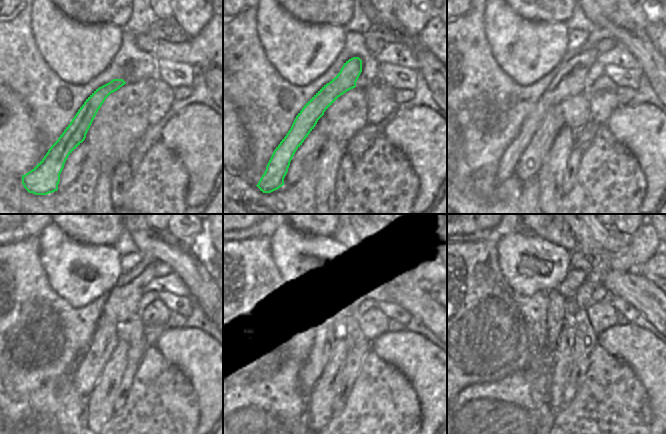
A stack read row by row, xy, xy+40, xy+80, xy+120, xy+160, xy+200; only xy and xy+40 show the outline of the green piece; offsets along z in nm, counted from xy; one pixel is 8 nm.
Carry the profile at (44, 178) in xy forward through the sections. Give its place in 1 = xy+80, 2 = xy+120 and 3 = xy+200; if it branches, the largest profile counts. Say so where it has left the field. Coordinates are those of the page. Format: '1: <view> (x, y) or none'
1: xy+80 (569, 81)
2: xy+120 (122, 305)
3: xy+200 (600, 262)

